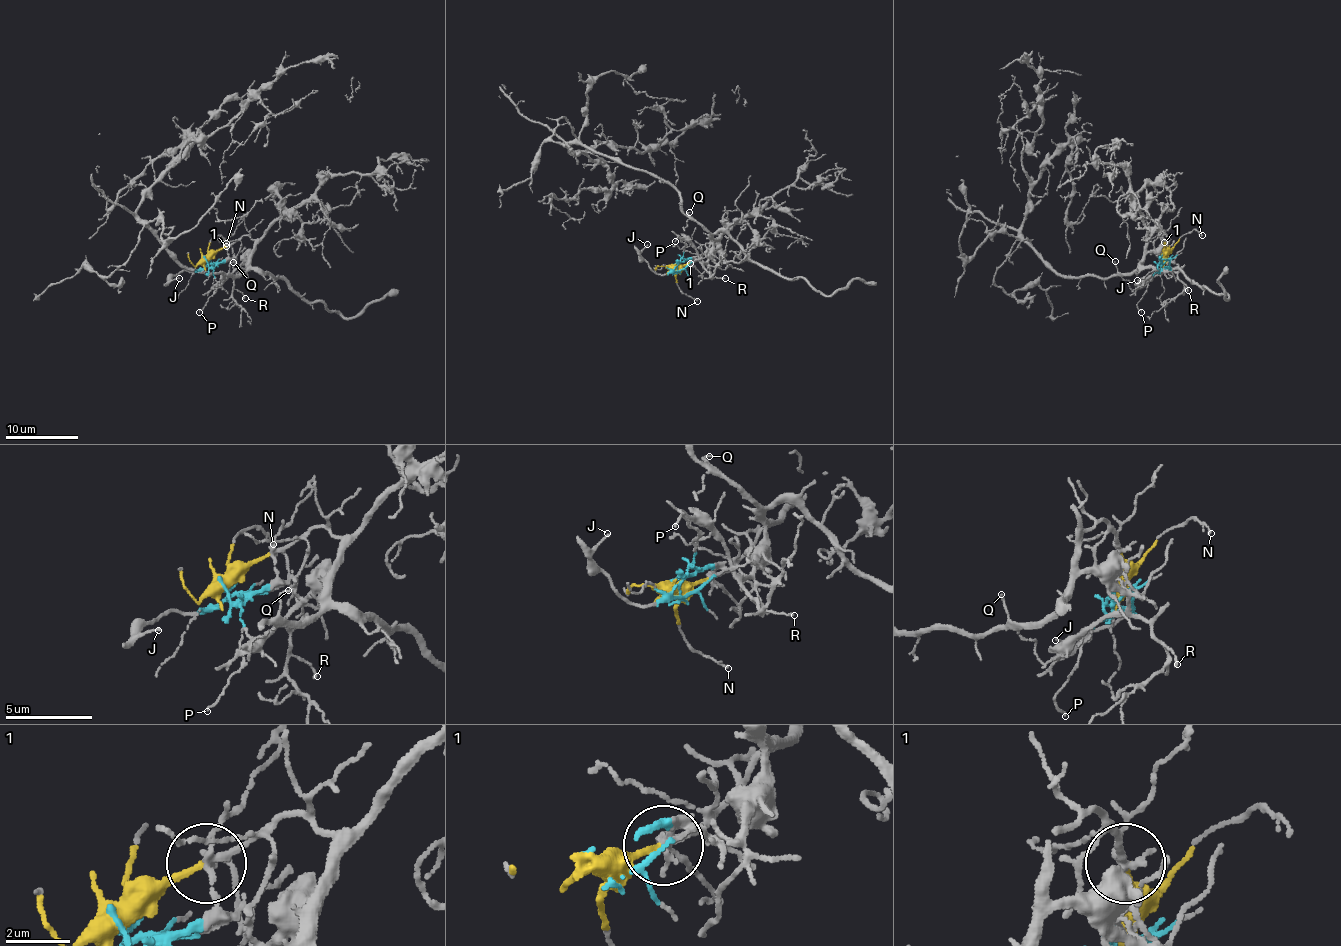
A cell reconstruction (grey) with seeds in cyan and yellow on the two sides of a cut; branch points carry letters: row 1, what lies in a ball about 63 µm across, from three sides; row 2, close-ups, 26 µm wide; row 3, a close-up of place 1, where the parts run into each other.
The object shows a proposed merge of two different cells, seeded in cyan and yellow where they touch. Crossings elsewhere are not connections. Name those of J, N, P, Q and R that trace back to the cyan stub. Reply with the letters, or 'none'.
J, P

